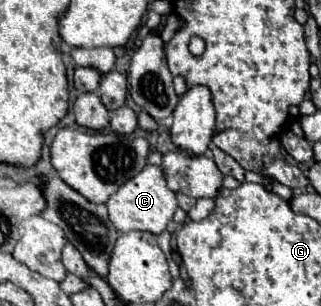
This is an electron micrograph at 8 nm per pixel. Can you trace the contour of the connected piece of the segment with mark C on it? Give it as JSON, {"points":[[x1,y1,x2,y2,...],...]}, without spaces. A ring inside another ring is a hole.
{"points":[[148,165,144,167,138,175,134,175,132,179,128,179,106,203,108,207,108,215,112,225,118,231,150,231,154,235,162,233,168,225,168,221,174,217,176,209,178,209,178,201,176,201,176,193,168,189,166,181,164,181,164,171,158,165]]}

